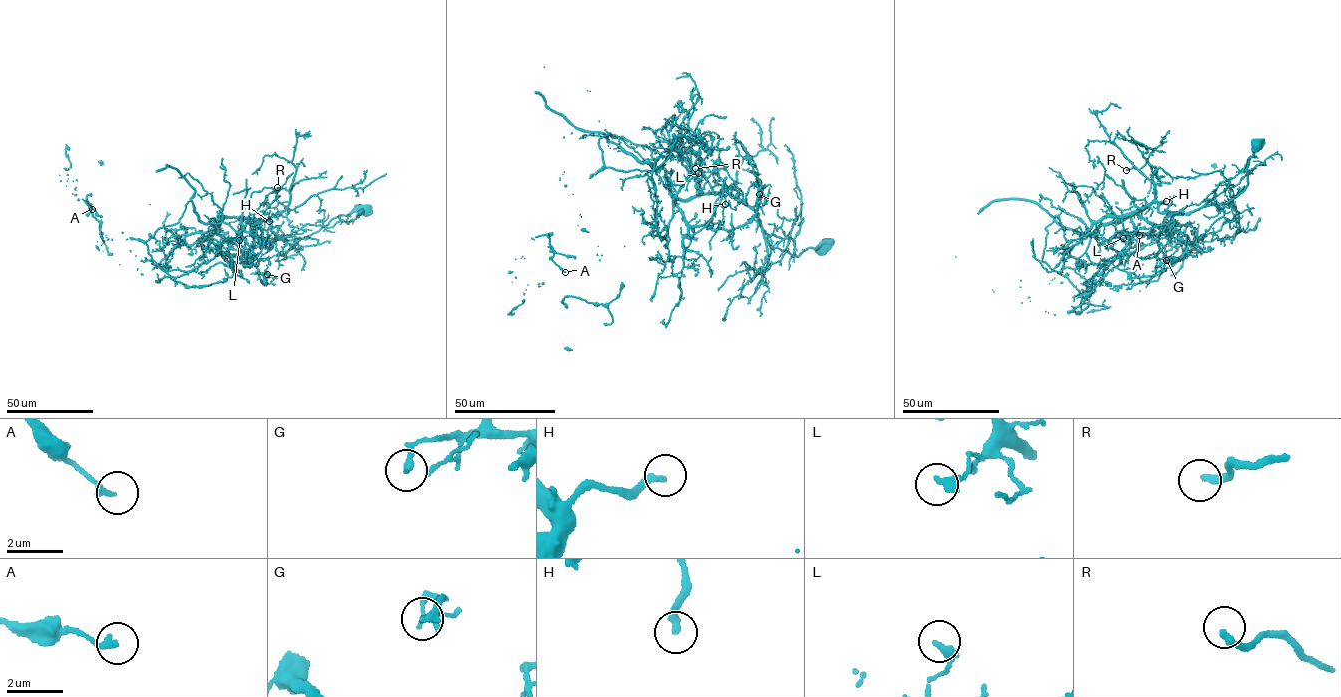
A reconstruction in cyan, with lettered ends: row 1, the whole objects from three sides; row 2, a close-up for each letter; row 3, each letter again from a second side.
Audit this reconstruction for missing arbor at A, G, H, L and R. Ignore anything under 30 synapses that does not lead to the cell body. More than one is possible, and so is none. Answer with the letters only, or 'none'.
none

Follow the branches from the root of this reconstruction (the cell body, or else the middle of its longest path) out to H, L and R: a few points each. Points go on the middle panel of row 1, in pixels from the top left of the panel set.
H: (826, 243), (807, 247), (797, 256), (772, 247), (752, 209), (729, 194), (725, 195), (725, 204)
L: (826, 243), (797, 256), (772, 247), (752, 209), (729, 194), (700, 194), (693, 173), (696, 179), (698, 173)
R: (826, 243), (797, 256), (772, 247), (752, 209), (729, 194), (720, 195), (726, 186), (721, 179), (695, 168)

